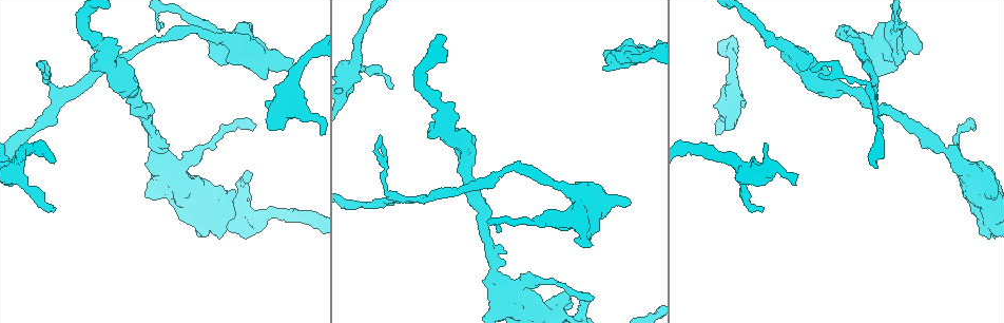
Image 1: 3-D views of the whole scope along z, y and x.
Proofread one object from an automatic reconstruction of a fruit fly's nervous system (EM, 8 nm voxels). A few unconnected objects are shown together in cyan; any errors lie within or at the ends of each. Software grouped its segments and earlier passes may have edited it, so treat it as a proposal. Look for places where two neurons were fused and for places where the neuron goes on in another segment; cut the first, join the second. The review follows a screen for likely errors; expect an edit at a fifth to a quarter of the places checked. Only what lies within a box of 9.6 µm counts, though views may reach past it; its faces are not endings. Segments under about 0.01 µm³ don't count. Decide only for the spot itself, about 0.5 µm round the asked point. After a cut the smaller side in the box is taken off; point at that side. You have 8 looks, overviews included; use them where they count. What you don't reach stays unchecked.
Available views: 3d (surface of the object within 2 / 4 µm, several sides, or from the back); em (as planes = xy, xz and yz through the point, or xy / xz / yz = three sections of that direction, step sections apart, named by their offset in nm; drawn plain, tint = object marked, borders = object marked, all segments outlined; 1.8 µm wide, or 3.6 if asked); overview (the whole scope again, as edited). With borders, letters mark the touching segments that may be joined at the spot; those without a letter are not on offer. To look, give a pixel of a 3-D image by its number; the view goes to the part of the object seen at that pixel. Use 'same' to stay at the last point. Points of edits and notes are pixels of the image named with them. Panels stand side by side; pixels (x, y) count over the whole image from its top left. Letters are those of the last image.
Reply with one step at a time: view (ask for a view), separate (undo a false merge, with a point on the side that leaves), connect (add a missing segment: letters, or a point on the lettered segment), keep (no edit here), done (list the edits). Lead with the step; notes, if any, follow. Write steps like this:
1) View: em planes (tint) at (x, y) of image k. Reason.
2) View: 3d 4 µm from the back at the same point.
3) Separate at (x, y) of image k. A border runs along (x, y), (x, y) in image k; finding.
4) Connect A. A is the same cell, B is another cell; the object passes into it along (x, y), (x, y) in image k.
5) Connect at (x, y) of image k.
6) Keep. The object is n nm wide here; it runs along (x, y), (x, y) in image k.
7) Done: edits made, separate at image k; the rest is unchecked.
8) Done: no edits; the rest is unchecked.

View: 3d 4 µm at (762, 208) of image 1. Free end.

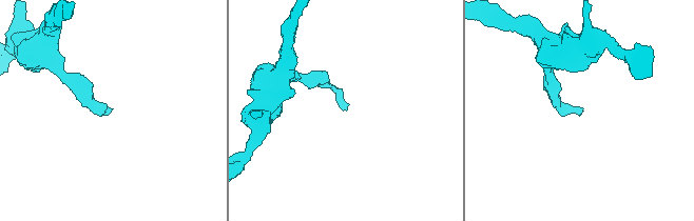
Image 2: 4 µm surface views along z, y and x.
View: em xz step 4 (borders) at (582, 108) of image 2. Shape alone is not enough.

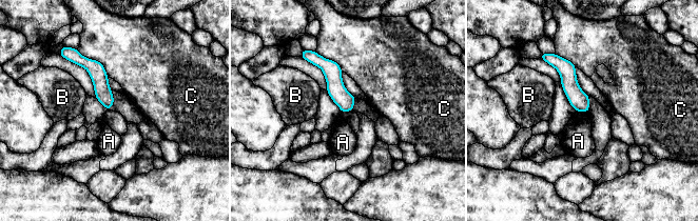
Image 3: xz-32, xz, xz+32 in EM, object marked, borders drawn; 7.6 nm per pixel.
View: em planes (borders) at the same point. Cut it another way.

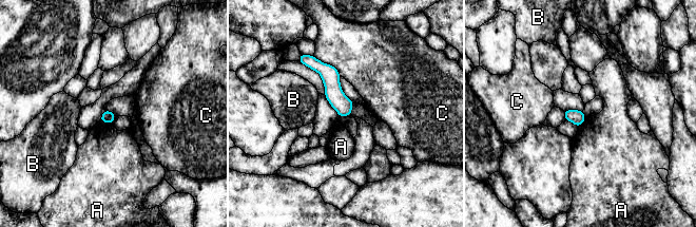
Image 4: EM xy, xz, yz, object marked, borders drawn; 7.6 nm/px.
Keep. A, B and C are other cells; none of them fits.

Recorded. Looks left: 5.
View: 3d 4 µm at (512, 301) of image 1. Thick turns thin.

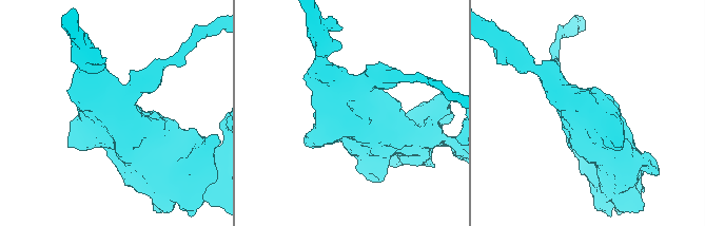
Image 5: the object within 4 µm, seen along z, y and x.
View: em 3.6 µm xy step 4 (tint) at (115, 118) of image 5.

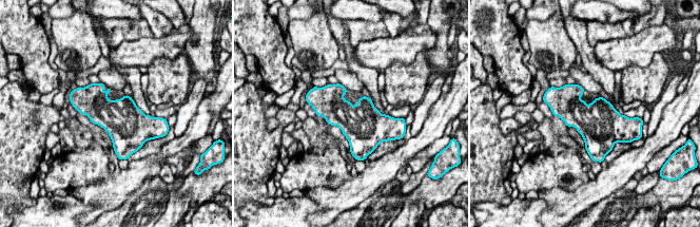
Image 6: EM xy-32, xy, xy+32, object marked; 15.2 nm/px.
View: em 3.6 µm planes (borders) at the same point. Cut it another way.

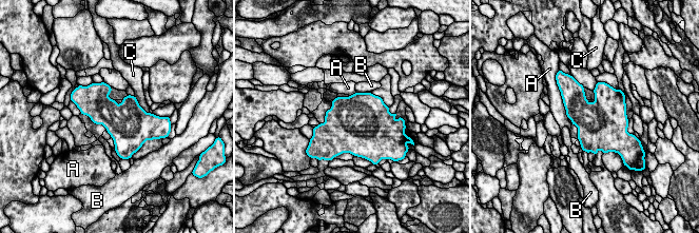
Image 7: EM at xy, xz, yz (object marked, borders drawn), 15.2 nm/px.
Keep. The longest contact is with A, 420 nm; A, B and C are other cells; a border runs along (560, 93), (567, 118) in image 7; all the same neuron.

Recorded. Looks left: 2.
View: em planes (borders) at (903, 22) of image 1. Free end.

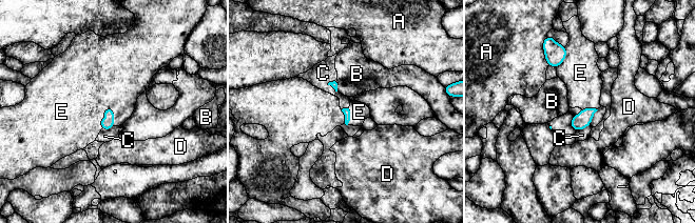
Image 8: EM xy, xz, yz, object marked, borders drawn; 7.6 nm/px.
Keep. A, B, C, D and E are other cells; a border runs along (590, 124), (576, 132) in image 8; none of them fits.

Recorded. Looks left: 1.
Done: no edits; the rest is unchecked.

